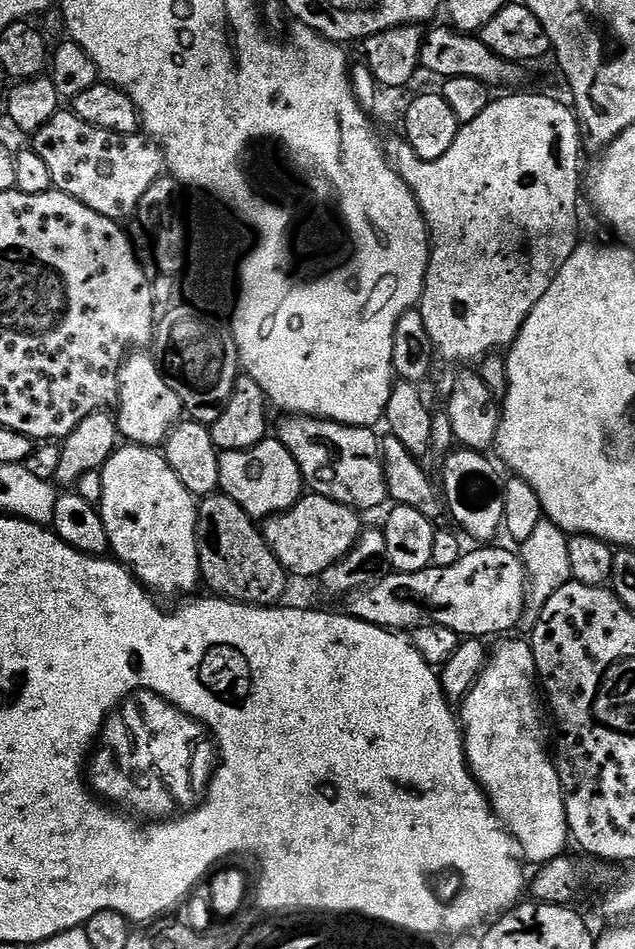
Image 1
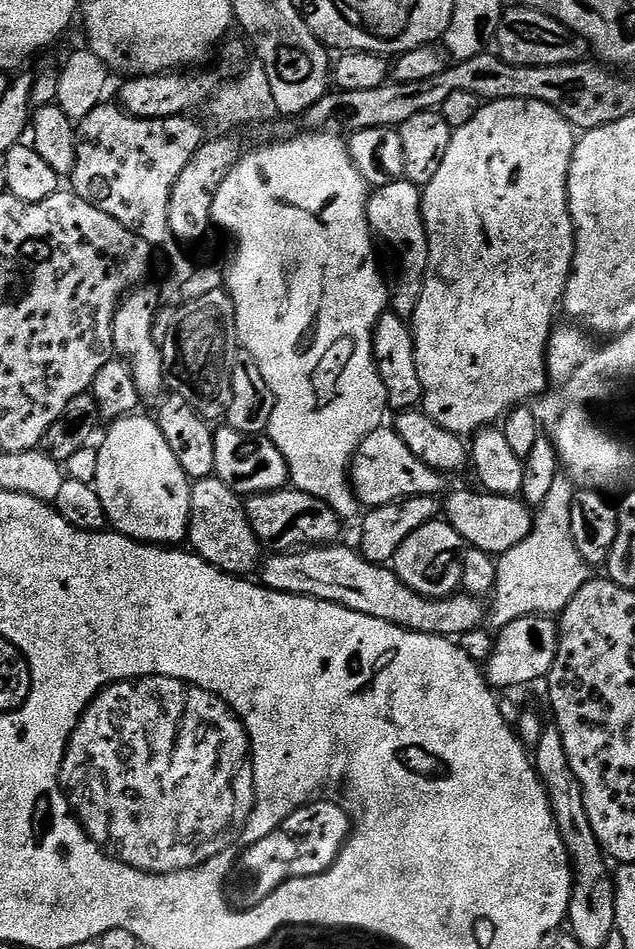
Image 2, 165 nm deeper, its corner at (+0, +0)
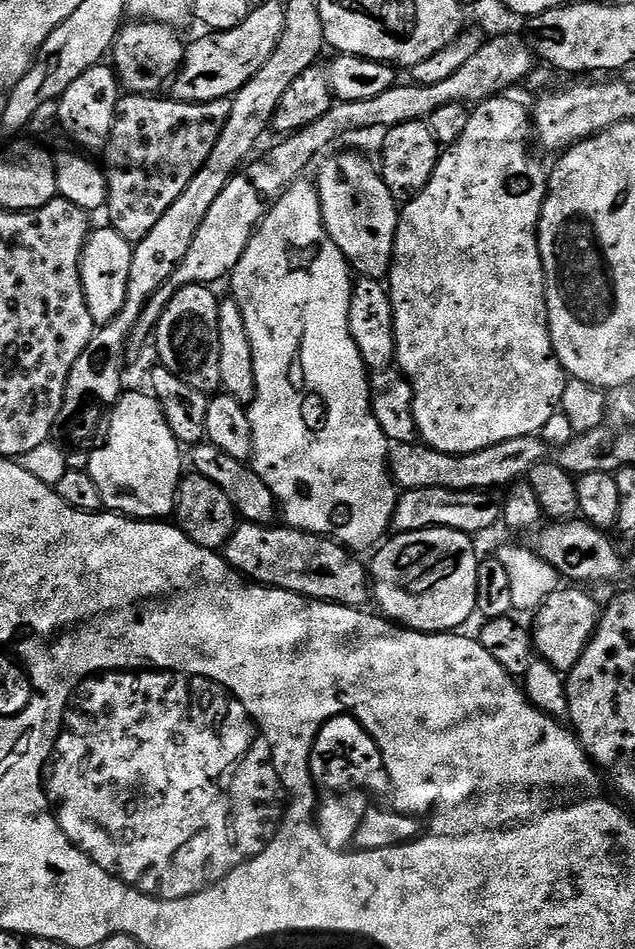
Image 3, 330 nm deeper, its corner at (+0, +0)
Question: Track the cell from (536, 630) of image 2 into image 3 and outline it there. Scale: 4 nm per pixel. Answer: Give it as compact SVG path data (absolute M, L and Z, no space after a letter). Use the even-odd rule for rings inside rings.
M561 586L554 594L550 594L550 598L546 598L536 609L536 625L530 628L535 655L550 662L554 670L565 674L575 666L592 640L602 611L601 605L596 605L595 598L580 588L583 587Z

